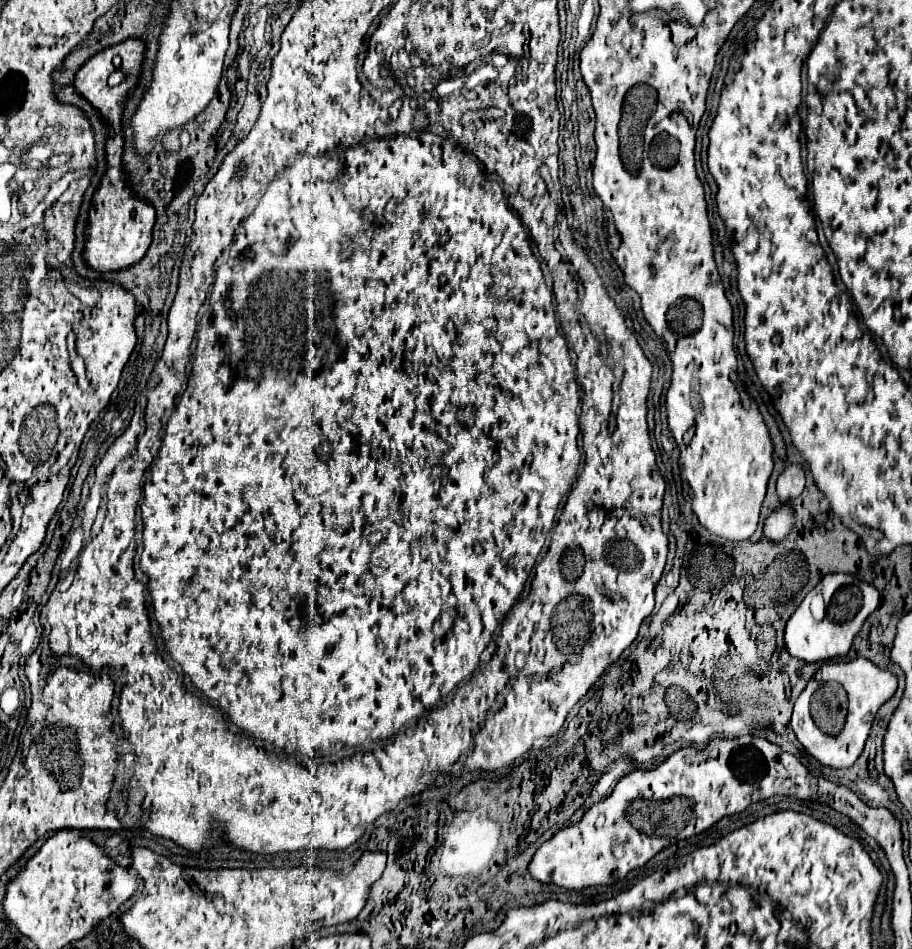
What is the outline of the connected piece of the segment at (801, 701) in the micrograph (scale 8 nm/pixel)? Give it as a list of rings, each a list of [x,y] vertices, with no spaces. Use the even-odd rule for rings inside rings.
[[[854,658],[848,662],[826,662],[822,668],[816,670],[812,680],[798,696],[792,714],[792,728],[804,748],[820,764],[832,768],[848,768],[862,754],[878,708],[894,692],[896,676],[888,670],[878,668],[868,658]]]

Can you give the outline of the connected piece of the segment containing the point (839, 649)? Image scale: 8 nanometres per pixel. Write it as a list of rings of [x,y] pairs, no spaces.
[[[844,572],[828,574],[822,578],[818,586],[826,602],[826,616],[822,620],[814,620],[810,612],[810,596],[808,596],[804,598],[804,602],[798,606],[798,610],[792,614],[792,618],[786,624],[786,648],[792,656],[804,662],[818,662],[818,660],[846,656],[864,620],[880,604],[880,592],[876,590],[876,586],[870,582],[864,582],[856,574],[844,574]]]

